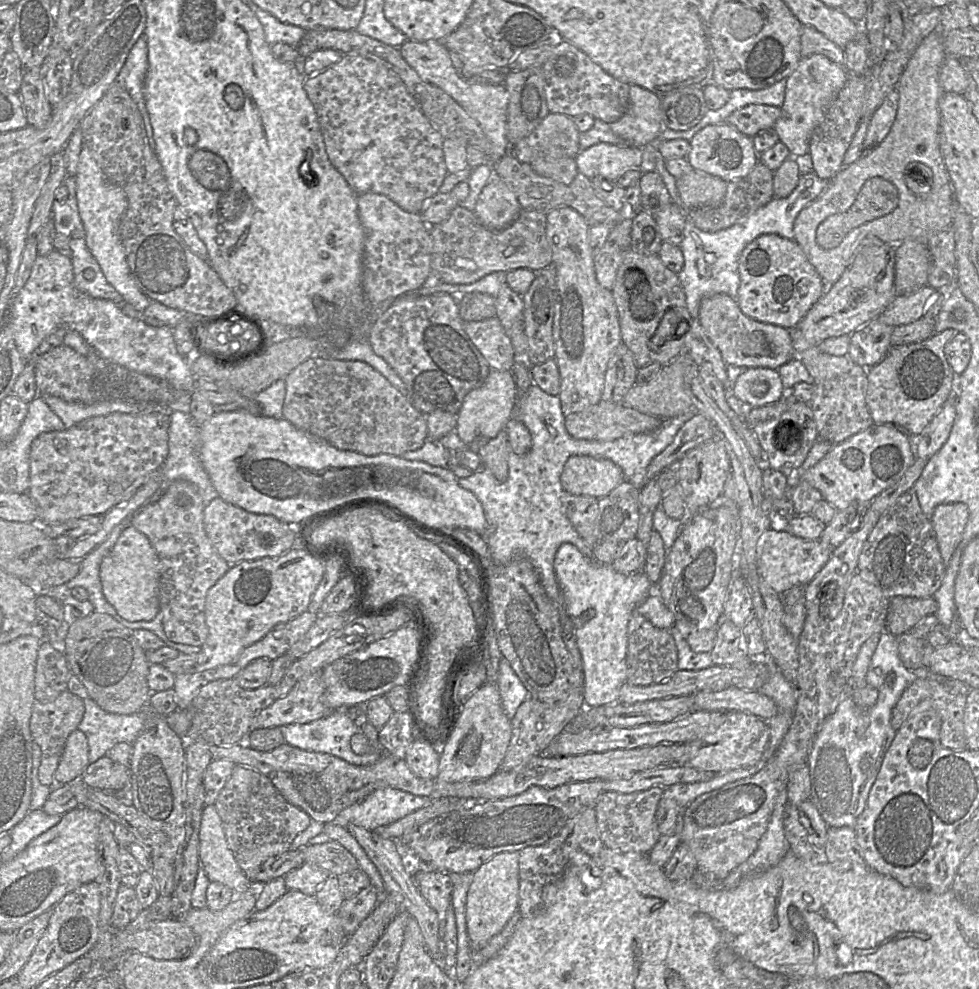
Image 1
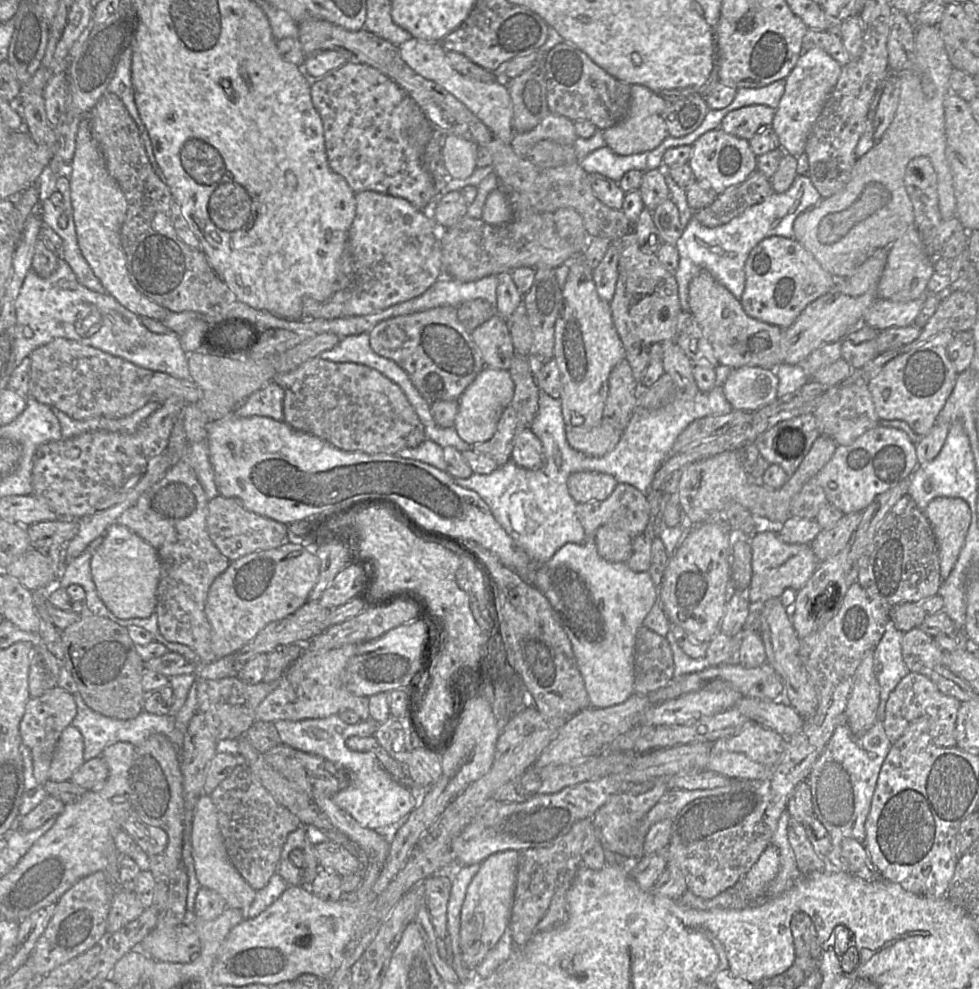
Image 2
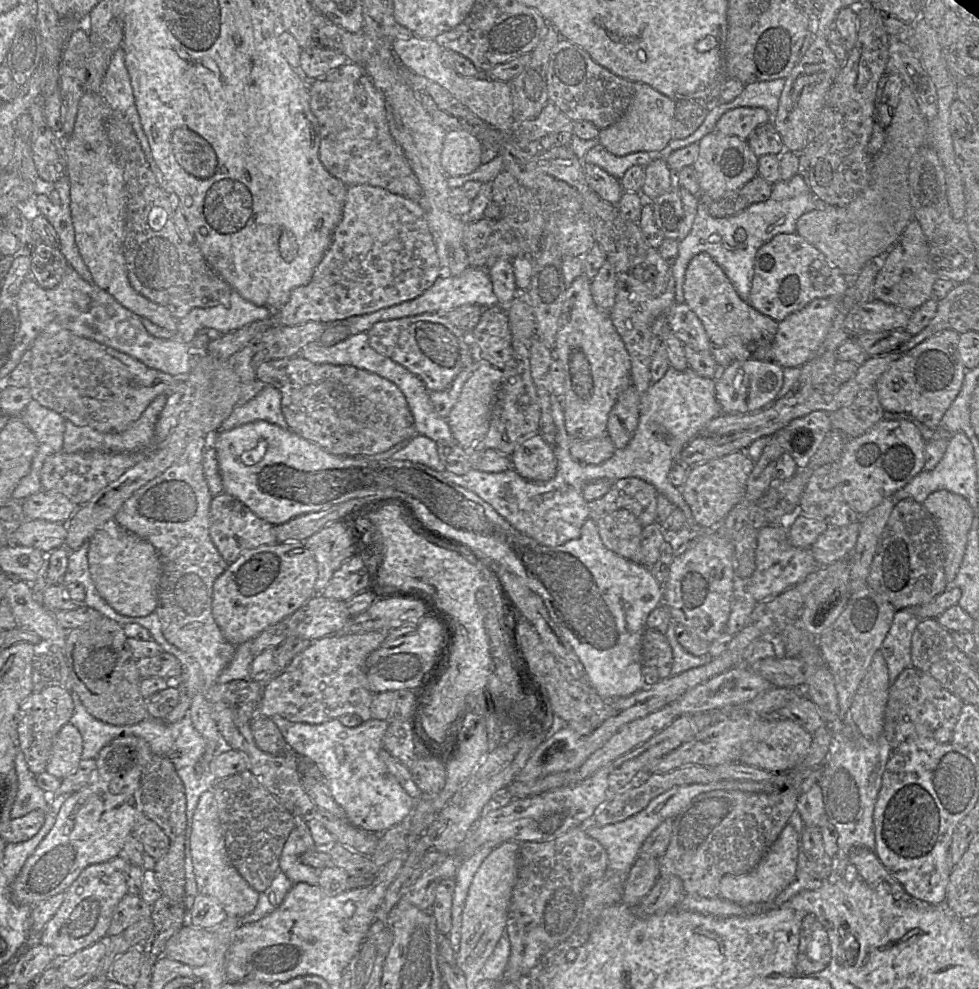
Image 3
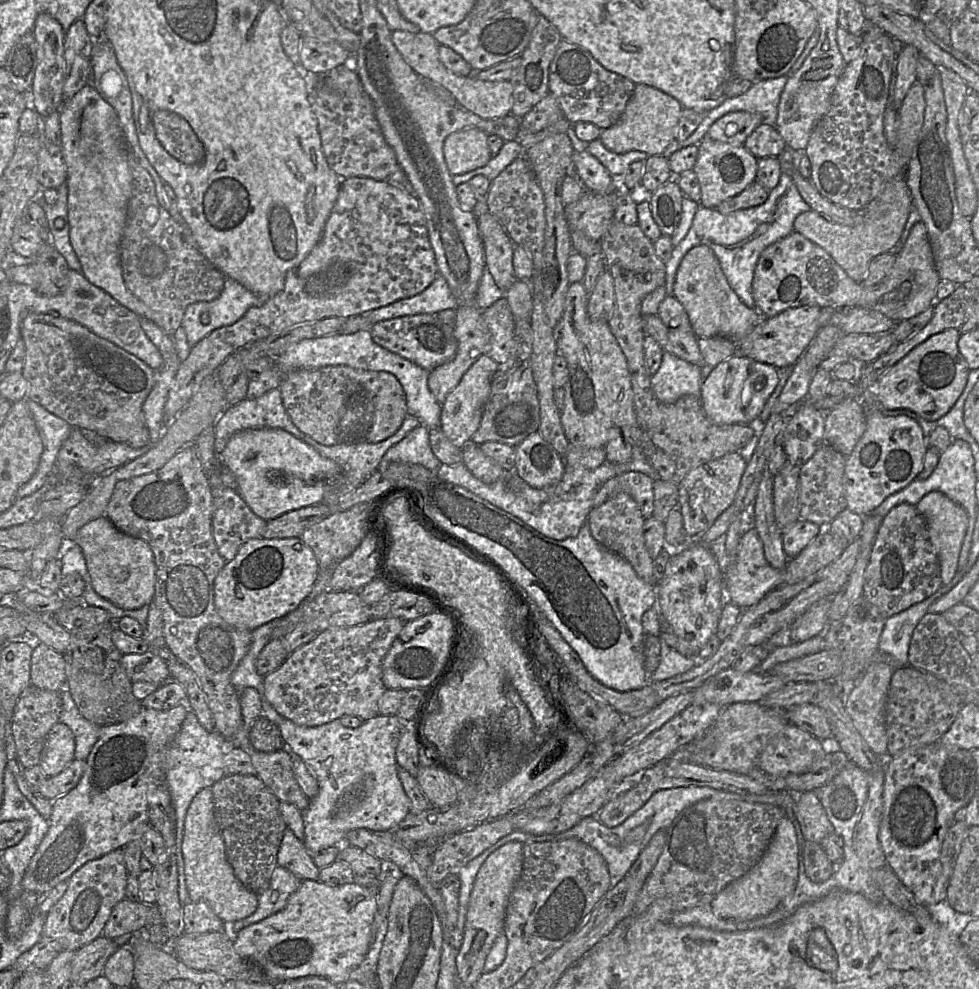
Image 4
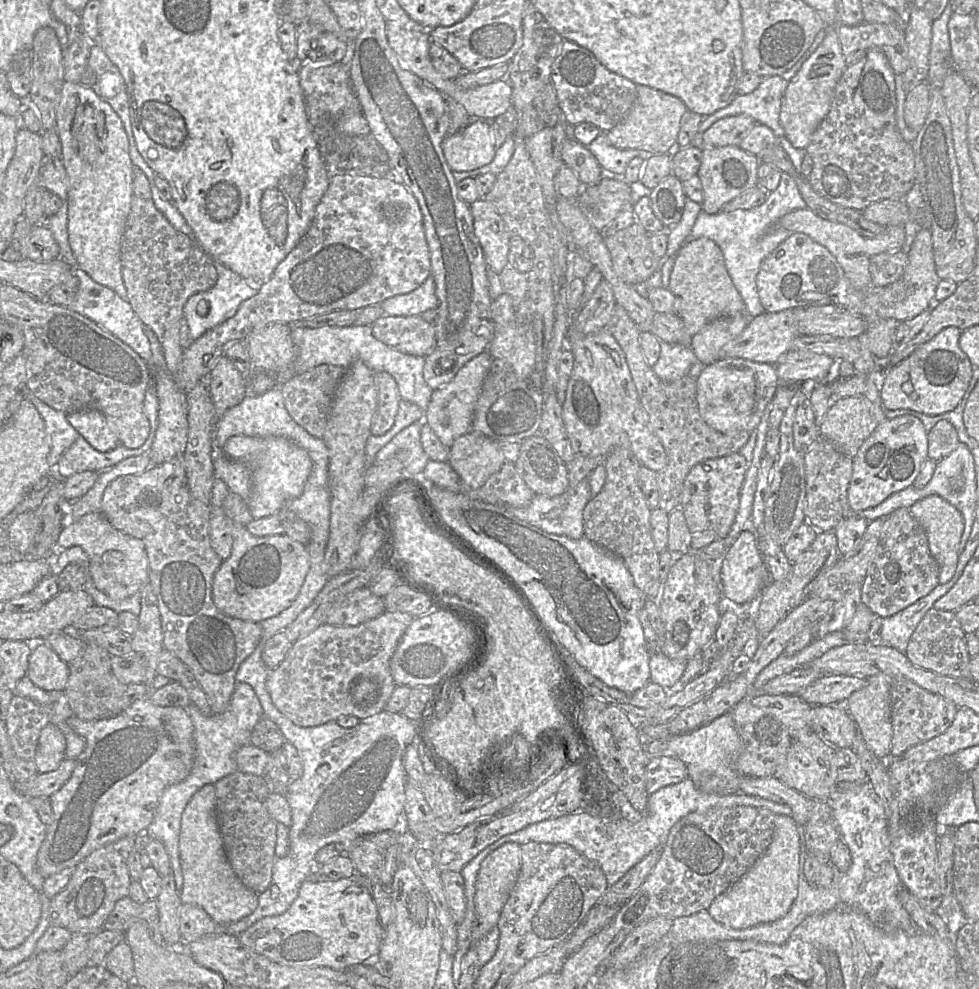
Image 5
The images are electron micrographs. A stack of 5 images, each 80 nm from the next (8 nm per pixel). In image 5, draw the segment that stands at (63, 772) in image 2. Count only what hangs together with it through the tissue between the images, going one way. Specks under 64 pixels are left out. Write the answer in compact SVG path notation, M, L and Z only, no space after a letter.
M48 723L42 730L34 761L40 773L56 770L66 758L66 738L62 731L54 724Z

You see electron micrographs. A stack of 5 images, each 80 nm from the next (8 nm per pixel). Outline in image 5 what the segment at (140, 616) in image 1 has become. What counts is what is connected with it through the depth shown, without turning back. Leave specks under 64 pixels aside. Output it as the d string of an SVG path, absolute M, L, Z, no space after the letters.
M100 511L67 522L57 546L64 549L81 547L88 556L89 570L95 587L113 600L122 600L140 593L149 582L148 557L144 543L115 529Z

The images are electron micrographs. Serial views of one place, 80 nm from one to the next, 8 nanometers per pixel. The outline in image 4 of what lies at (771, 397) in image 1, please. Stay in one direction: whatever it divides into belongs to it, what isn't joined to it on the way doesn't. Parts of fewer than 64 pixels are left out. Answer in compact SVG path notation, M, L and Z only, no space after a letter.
M735 354L712 368L701 386L700 401L707 418L722 425L757 423L769 397L779 382L778 369L772 365L752 360L744 355Z

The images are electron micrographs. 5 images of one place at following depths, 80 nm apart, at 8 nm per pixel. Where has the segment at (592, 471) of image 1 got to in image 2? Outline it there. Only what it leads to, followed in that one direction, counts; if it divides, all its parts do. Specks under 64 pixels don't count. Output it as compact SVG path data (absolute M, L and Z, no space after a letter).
M592 471L572 473L567 480L568 491L577 503L605 500L617 484L612 475Z

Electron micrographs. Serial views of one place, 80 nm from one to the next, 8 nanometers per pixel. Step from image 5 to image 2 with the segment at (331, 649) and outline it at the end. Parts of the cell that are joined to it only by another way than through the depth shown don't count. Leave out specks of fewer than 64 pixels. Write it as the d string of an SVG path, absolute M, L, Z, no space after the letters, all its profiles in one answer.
M349 644L326 652L303 651L282 676L280 685L259 705L256 721L301 721L324 719L352 710L362 721L370 719L369 697L356 696L345 686L346 666L356 653L358 645Z

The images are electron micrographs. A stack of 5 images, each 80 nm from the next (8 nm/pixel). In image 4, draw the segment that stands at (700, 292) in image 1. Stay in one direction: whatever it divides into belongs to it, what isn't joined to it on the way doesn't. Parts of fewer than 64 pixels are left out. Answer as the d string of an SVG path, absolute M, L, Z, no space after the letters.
M785 173L781 174L778 184L769 190L767 200L761 205L722 214L716 209L705 208L699 204L686 236L673 247L670 258L664 263L666 294L673 295L676 272L684 255L694 246L707 245L717 257L730 287L747 307L756 309L752 281L761 252L789 235L793 231L795 218L800 213L810 210L792 178Z

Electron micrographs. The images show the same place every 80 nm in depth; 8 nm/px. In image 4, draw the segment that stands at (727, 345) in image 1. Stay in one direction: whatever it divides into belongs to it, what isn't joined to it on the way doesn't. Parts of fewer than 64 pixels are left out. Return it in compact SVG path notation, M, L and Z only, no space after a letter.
M707 245L694 246L684 255L676 272L673 295L687 312L697 338L723 337L738 343L764 318L757 309L747 307L740 300Z

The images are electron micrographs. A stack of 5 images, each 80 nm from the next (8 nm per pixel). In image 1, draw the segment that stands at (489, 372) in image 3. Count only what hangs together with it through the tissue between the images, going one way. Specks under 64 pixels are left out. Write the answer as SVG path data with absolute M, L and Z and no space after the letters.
M491 370L484 384L465 396L457 414L455 431L466 445L470 445L475 440L495 438L514 416L517 399L518 389L512 371Z

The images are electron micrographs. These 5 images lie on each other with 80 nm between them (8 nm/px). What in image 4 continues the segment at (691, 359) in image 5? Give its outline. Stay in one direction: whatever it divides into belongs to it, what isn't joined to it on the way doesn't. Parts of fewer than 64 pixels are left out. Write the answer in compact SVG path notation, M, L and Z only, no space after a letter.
M664 350L661 365L652 375L651 386L660 402L673 404L686 395L700 398L703 380L704 377L698 365Z

